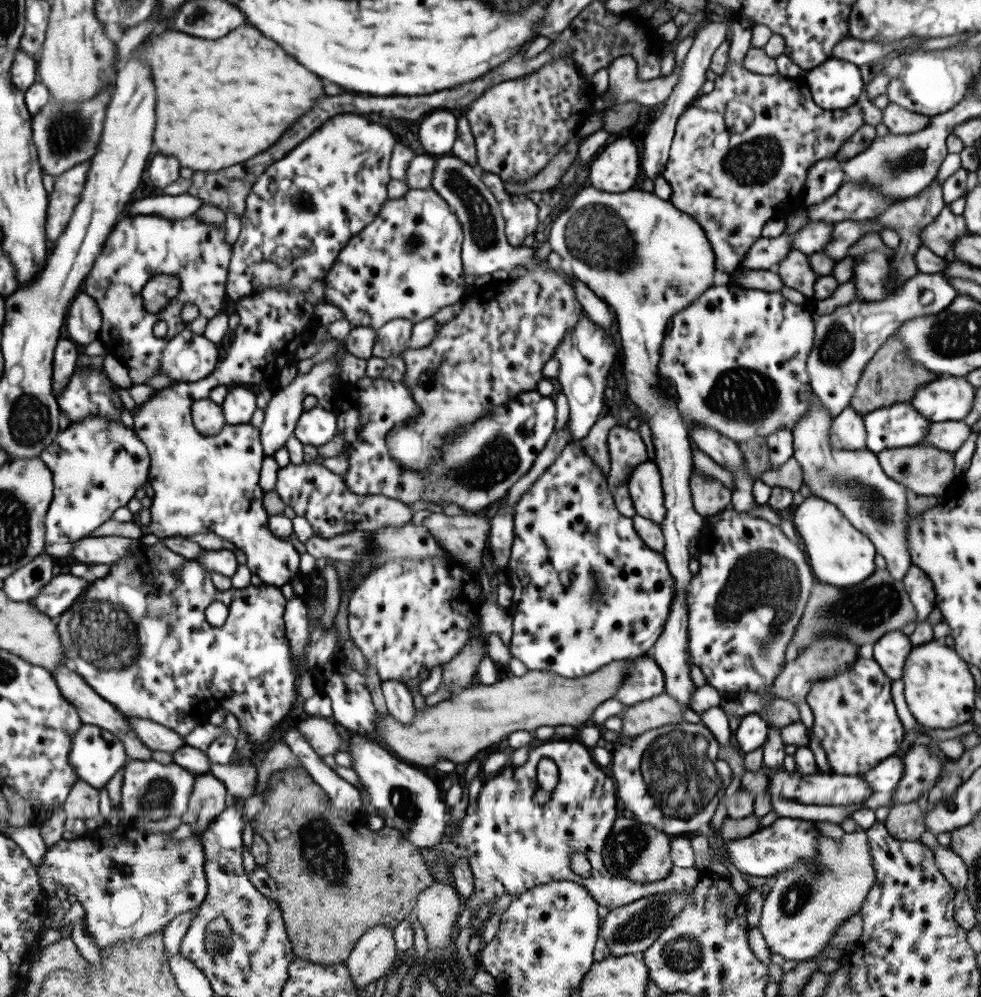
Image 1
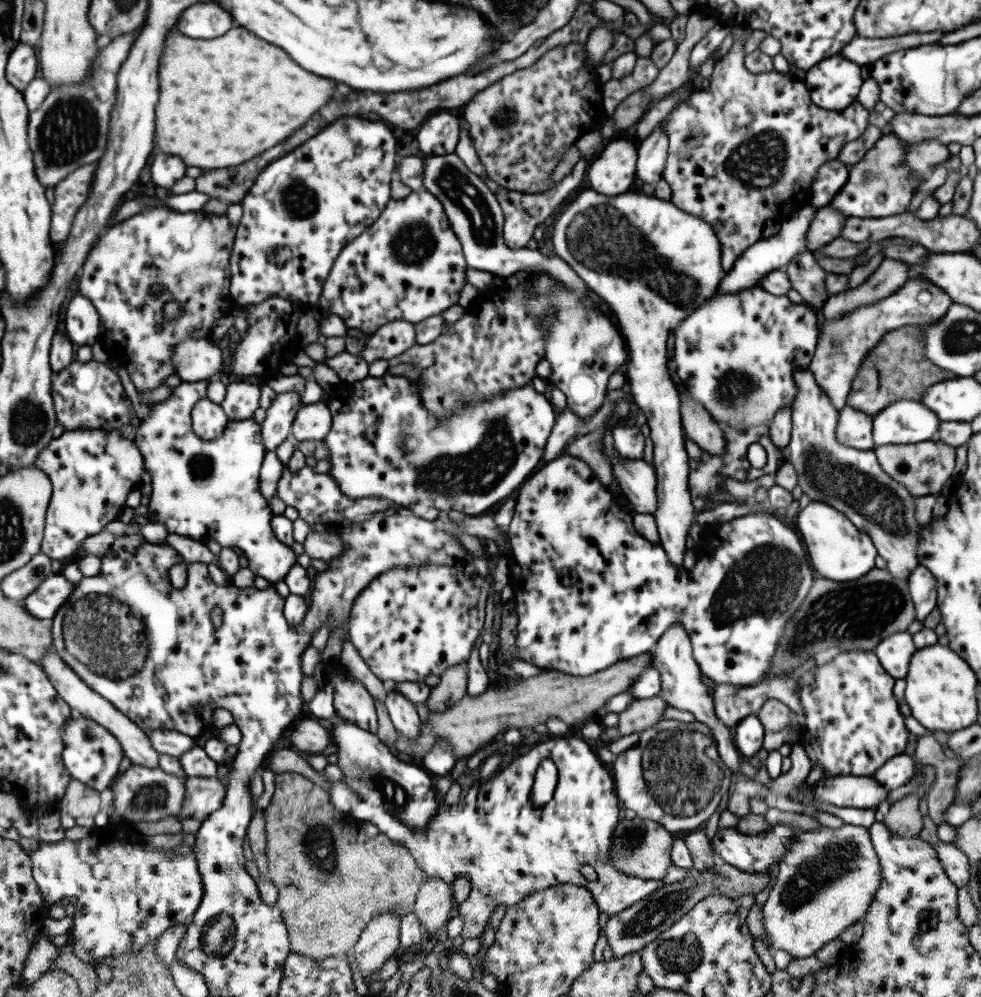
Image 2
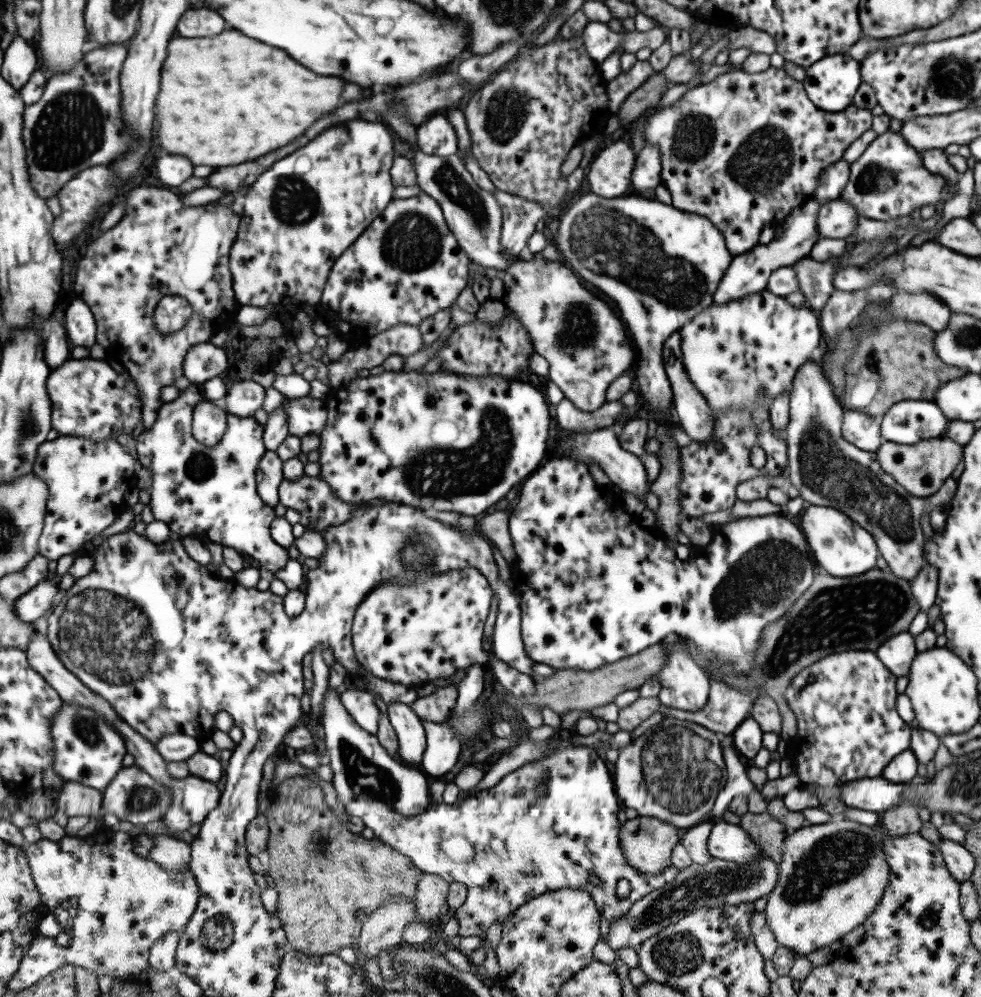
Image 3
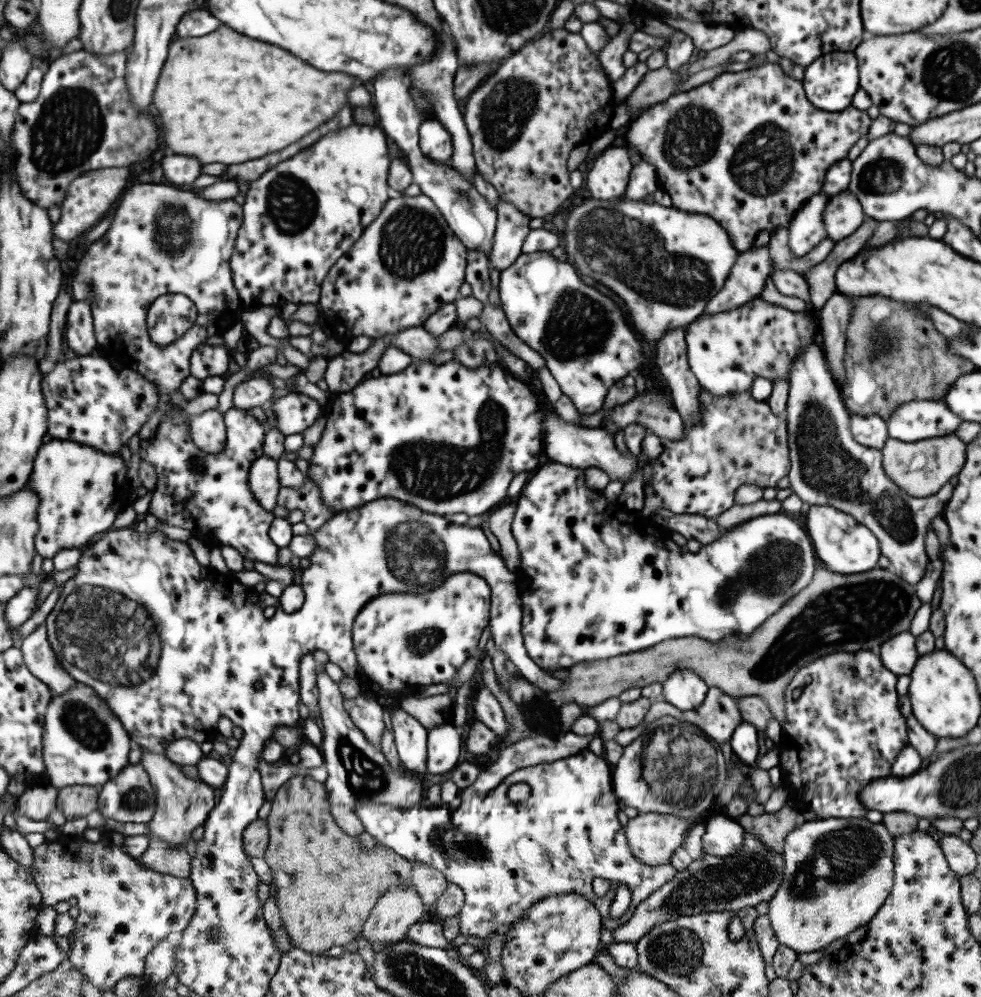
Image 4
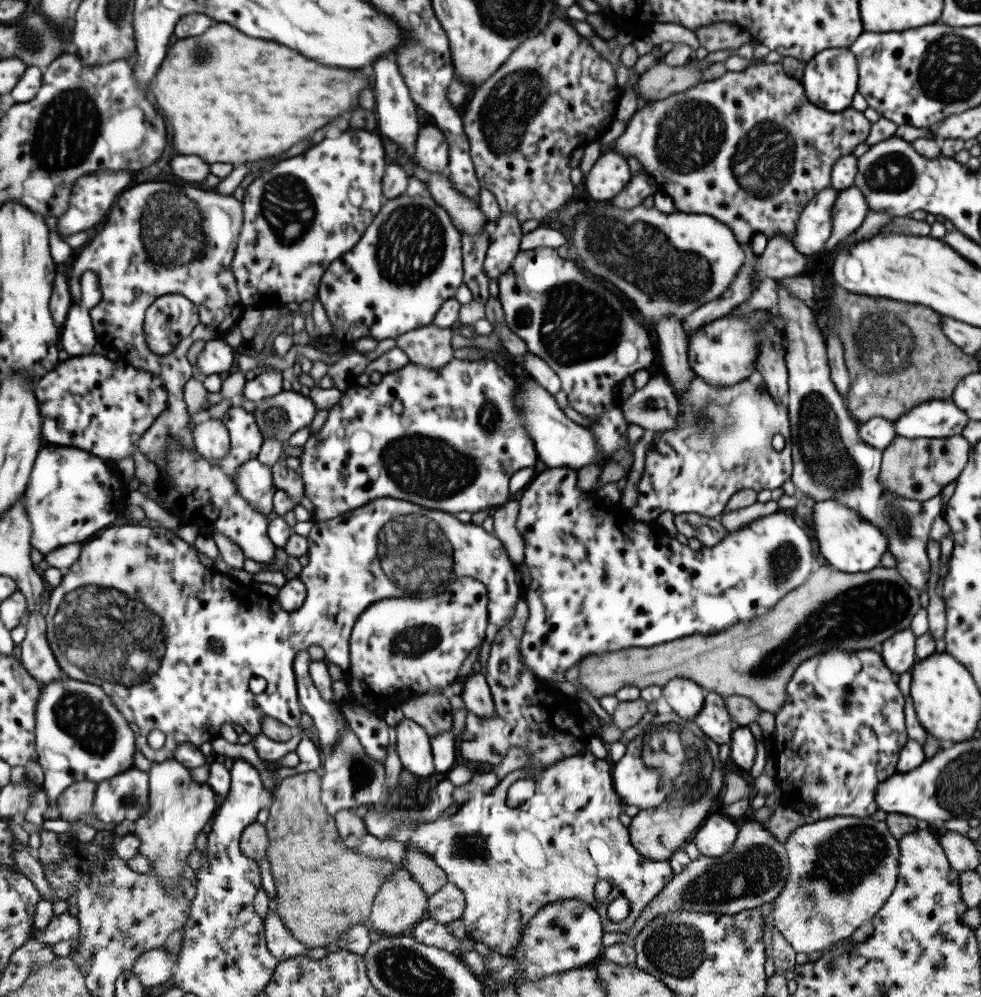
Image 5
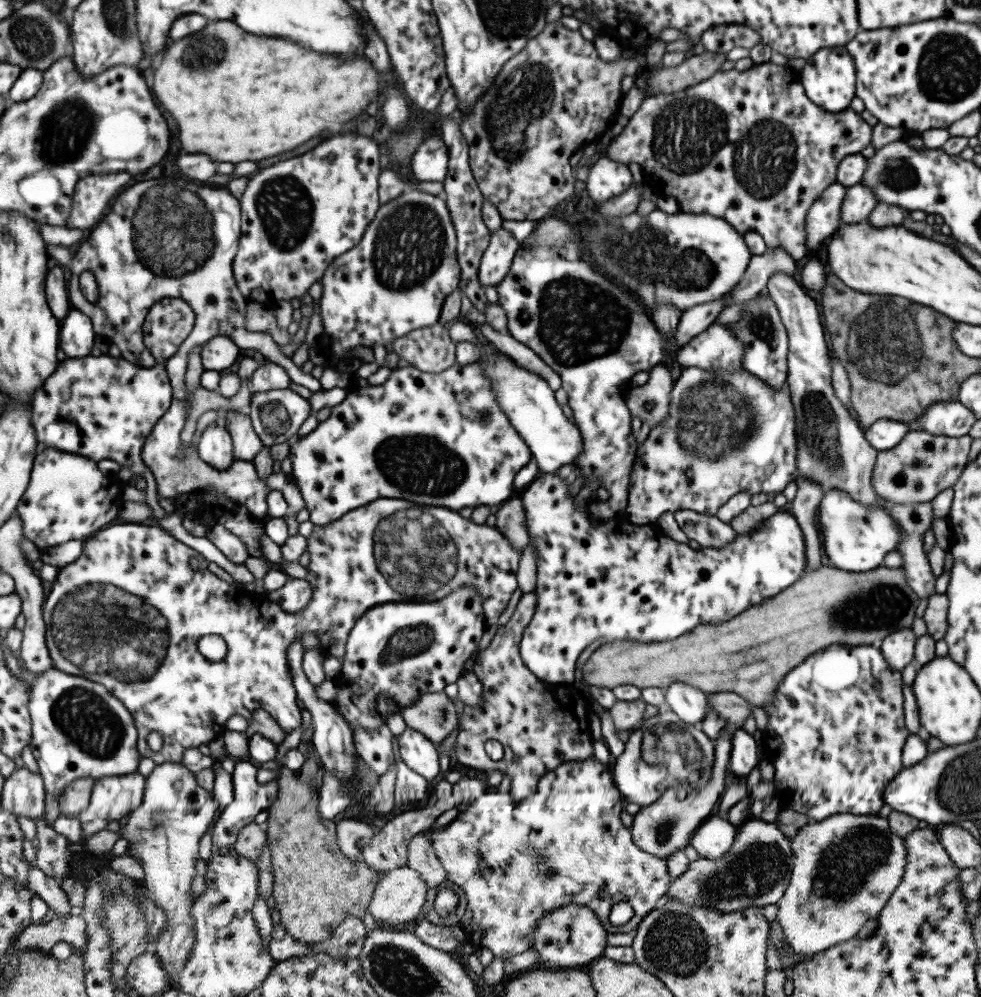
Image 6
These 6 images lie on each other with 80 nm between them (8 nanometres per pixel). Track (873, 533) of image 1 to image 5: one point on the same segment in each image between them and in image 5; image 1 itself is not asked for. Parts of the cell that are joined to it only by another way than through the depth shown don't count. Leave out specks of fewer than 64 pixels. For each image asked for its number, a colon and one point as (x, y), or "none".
2: (849, 480)
3: (827, 471)
4: (826, 467)
5: (829, 461)

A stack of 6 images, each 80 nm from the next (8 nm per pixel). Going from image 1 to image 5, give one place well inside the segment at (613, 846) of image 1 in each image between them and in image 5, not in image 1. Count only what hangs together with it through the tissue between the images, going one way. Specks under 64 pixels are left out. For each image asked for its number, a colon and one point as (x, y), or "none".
2: (640, 848)
3: (646, 842)
4: (652, 837)
5: (656, 832)

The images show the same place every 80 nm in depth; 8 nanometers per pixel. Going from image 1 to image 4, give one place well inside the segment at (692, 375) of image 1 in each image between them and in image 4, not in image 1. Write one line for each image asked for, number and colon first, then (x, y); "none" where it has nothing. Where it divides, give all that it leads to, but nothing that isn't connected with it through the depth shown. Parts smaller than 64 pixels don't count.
2: (736, 355)
3: (739, 355)
4: (744, 349)

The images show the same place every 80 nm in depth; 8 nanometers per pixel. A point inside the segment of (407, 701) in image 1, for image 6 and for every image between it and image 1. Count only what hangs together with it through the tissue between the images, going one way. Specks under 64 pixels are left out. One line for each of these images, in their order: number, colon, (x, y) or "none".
2: (402, 714)
3: (411, 740)
4: (409, 736)
5: (412, 745)
6: (417, 753)

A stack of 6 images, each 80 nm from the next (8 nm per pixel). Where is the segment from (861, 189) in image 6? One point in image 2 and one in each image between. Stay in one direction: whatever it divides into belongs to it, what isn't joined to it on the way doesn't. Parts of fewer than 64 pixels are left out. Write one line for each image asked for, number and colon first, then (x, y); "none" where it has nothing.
2: (826, 224)
3: (836, 220)
4: (842, 215)
5: (848, 212)

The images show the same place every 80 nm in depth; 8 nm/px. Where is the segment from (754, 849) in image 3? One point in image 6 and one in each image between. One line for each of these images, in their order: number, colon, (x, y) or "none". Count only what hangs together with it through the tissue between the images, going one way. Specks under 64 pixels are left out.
4: (722, 837)
5: (714, 836)
6: (712, 838)

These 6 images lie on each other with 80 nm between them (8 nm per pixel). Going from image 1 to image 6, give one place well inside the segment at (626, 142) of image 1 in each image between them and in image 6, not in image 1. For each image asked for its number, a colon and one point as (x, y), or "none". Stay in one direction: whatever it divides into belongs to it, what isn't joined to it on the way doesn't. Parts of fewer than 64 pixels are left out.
2: (613, 172)
3: (608, 176)
4: (608, 173)
5: (609, 174)
6: (606, 179)

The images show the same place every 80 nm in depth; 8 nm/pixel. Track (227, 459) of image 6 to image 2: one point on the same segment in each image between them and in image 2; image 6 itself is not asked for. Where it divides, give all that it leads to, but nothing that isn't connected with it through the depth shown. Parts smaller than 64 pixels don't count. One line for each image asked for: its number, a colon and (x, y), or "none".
2: (207, 420)
3: (208, 423)
4: (207, 430)
5: (210, 440)

